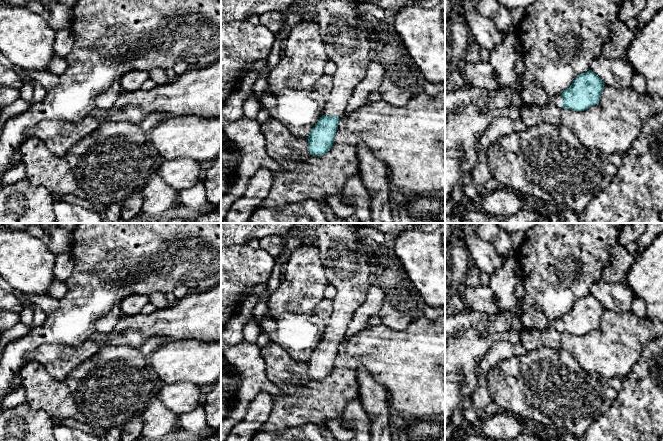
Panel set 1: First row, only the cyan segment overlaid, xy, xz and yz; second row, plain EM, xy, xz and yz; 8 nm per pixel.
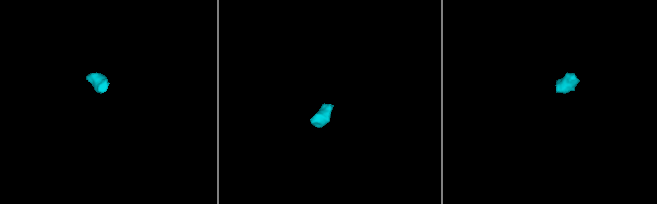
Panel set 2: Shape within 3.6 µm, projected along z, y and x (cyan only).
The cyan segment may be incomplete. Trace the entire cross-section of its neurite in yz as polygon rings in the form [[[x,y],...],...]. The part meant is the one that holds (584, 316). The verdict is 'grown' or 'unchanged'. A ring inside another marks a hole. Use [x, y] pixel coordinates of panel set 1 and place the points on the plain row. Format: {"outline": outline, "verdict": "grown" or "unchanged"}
{"outline": [[[589,294],[580,298],[561,318],[549,321],[545,331],[584,335],[599,327],[604,310],[602,303]]], "verdict": "grown"}

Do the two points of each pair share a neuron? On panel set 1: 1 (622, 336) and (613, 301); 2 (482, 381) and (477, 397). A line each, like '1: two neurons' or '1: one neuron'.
1: two neurons
2: one neuron

